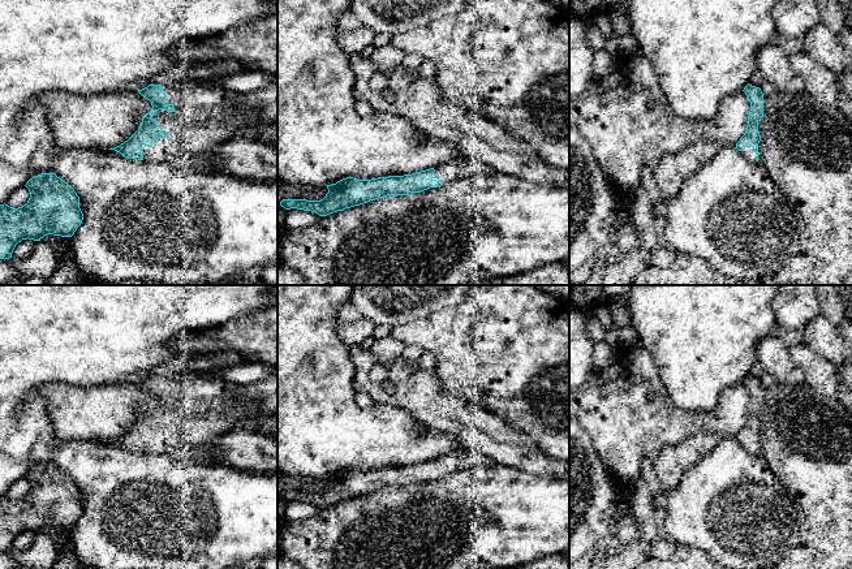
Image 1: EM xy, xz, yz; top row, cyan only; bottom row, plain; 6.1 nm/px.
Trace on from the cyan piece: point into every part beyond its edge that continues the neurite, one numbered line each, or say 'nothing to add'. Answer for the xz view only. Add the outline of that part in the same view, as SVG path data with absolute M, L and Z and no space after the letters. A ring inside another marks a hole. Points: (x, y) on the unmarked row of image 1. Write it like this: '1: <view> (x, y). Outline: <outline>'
1: xz (454, 461). Outline: M465 451L449 452L447 456L435 458L434 461L433 471L443 471L444 474L461 469L491 467L496 465L496 462L486 454Z

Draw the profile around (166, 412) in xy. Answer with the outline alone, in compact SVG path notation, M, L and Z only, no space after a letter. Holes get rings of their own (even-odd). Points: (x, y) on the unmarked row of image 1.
M180 400L175 404L167 404L164 401L159 401L156 406L152 408L154 411L158 413L158 421L165 422L168 424L168 428L173 428L173 415L176 411L181 411L181 404Z

